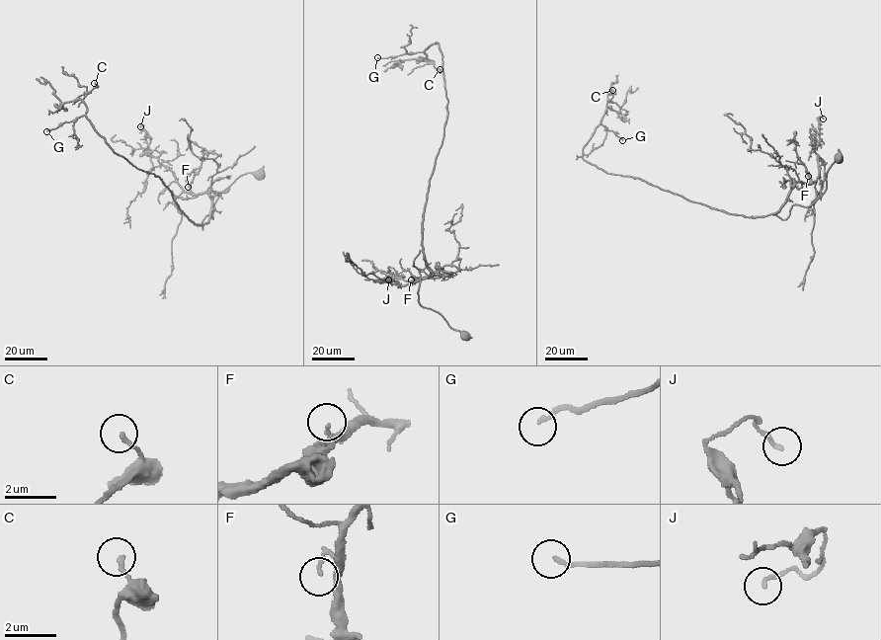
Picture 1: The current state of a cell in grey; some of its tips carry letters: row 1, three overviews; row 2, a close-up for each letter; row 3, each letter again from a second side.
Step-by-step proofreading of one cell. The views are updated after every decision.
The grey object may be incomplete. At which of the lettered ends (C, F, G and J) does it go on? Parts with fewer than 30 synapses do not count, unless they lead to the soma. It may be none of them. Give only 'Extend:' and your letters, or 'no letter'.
Extend: G

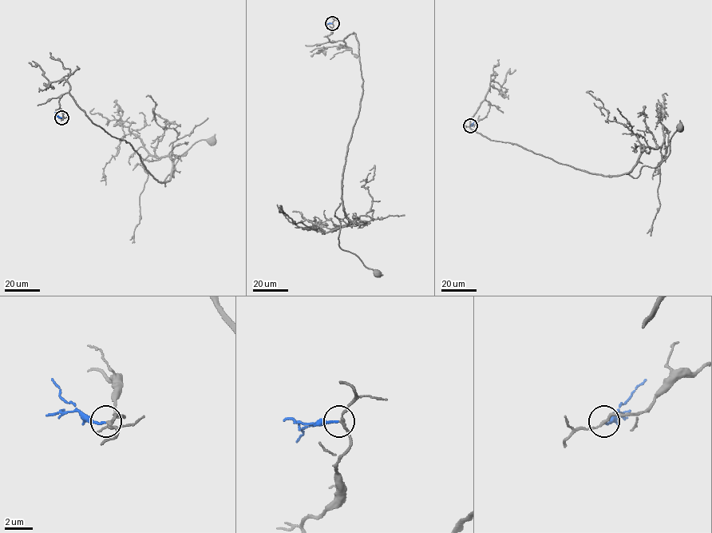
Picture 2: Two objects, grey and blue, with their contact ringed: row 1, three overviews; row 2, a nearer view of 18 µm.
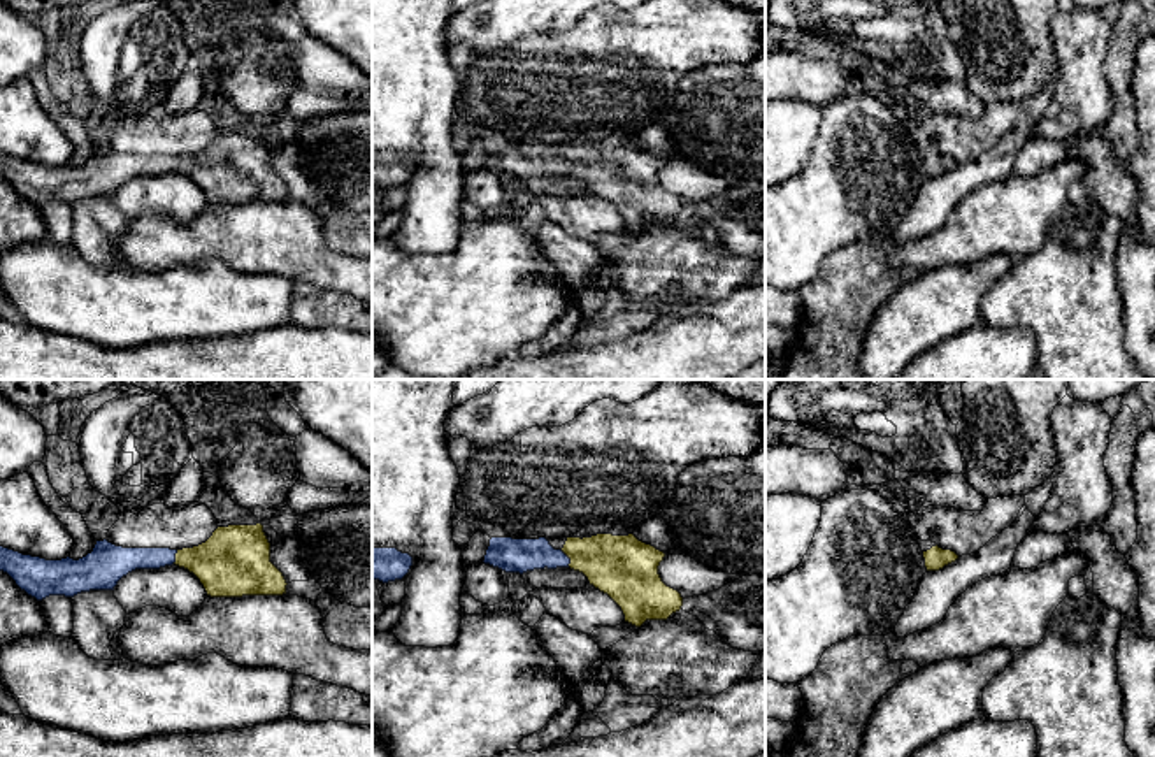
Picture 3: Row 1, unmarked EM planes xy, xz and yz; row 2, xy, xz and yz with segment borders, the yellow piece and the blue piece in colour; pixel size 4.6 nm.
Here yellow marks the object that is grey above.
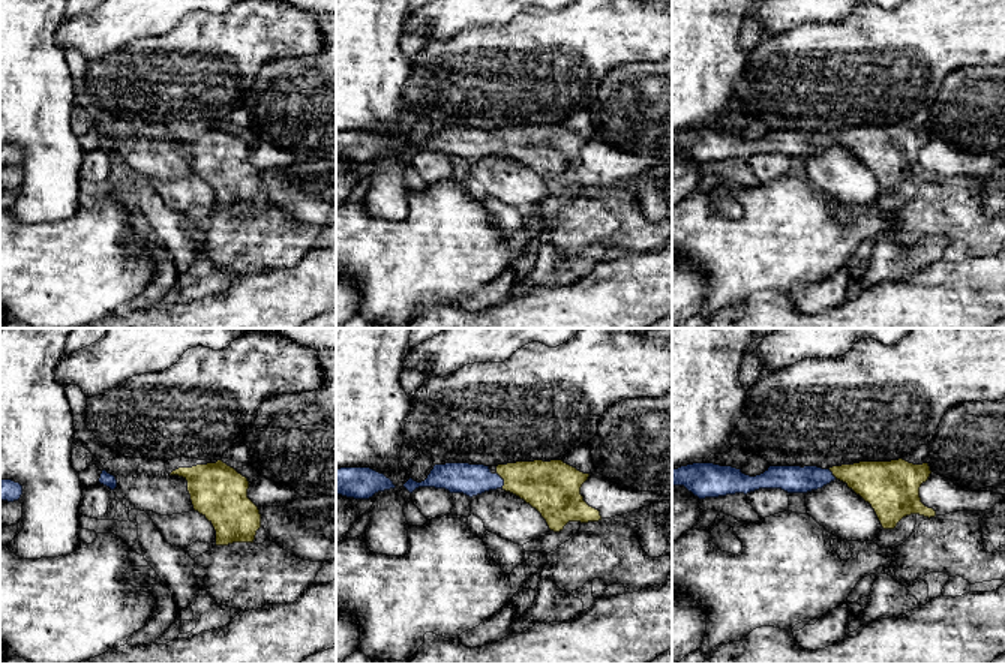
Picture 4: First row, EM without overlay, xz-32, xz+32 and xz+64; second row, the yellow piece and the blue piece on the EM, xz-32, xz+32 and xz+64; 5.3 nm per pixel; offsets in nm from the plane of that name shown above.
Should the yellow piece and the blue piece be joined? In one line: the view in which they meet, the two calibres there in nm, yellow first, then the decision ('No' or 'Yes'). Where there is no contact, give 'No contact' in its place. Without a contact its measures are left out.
Touches yellow in xz. Thickness 280 nm (yellow) against 160 nm. Yes

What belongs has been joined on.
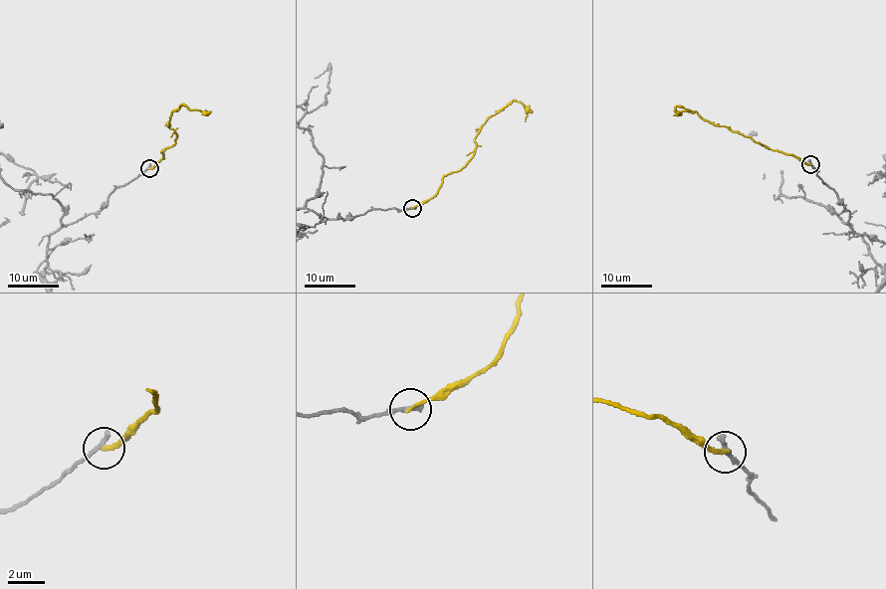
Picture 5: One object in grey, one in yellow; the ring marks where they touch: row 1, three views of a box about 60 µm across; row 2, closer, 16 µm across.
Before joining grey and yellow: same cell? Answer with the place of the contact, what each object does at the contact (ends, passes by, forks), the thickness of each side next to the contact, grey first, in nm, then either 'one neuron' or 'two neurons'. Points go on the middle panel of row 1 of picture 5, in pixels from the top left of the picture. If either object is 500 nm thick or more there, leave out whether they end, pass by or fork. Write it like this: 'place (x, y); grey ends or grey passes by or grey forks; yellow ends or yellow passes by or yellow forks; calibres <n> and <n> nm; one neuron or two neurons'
place (412, 208); grey ends; yellow ends; calibres 300 and 200 nm; two neurons

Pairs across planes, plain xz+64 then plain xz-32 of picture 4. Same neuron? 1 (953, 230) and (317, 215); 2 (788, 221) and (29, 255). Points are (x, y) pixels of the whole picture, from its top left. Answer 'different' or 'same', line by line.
1: different
2: same

